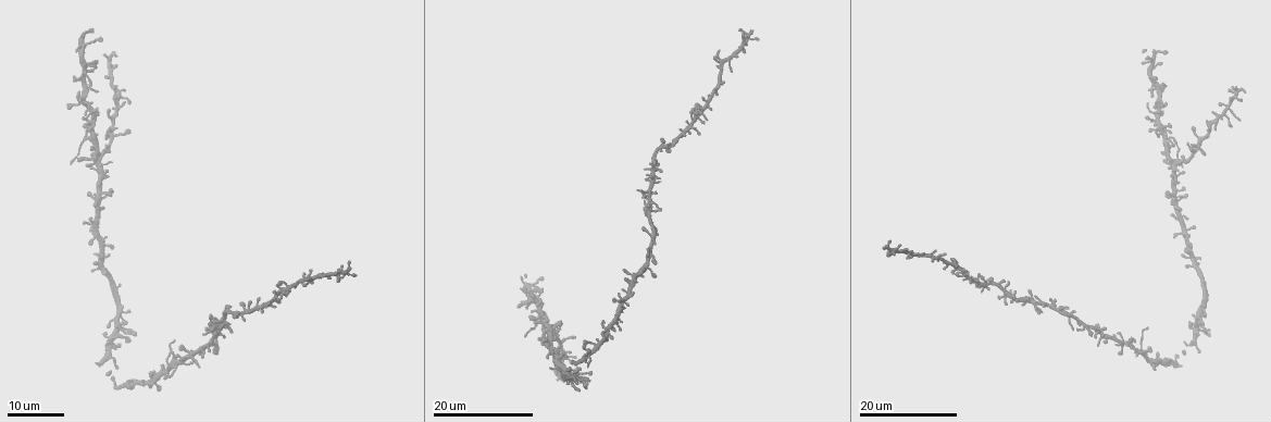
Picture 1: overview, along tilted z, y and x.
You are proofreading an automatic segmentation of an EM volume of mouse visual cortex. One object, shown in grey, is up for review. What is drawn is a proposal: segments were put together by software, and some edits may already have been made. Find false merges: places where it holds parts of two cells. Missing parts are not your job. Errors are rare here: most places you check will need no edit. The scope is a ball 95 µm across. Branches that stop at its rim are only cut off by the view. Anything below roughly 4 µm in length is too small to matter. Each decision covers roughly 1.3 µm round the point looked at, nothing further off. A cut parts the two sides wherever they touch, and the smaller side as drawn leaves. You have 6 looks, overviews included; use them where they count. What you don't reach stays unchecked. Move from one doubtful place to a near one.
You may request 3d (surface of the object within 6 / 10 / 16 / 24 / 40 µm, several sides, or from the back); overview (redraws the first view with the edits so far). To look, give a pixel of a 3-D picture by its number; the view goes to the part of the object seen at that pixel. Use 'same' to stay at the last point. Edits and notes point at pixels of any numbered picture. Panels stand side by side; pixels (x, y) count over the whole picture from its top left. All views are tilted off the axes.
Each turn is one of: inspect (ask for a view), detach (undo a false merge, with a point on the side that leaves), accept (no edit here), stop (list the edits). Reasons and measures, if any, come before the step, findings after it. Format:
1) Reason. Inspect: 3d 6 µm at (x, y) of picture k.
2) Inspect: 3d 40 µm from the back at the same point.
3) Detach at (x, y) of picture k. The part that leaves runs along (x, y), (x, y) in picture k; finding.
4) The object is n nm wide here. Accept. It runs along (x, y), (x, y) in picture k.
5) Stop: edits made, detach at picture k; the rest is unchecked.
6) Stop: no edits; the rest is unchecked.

Thin arm on a thick one. Inspect: 3d 24 µm at (624, 299) of picture 1.

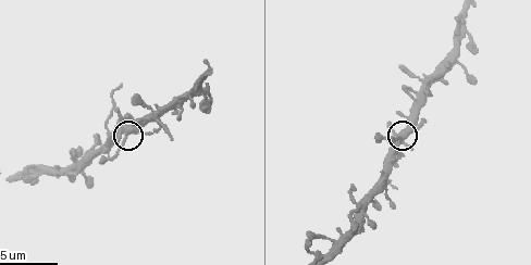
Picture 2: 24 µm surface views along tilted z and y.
Zoom in. Inspect: 3d 10 µm at (399, 138) of picture 2.

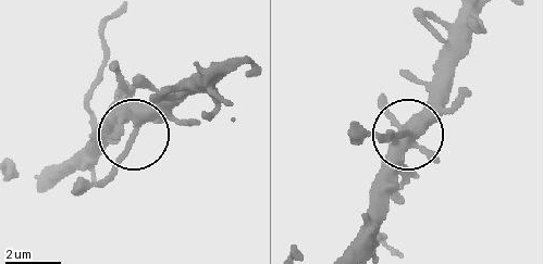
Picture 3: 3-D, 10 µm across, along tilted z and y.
5 arms meet here. Accept. It runs along (51, 173), (120, 123), (133, 138), (102, 186) in picture 3; all the same cell.

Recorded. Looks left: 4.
Small branch off a trunk. Inspect: 3d 6 µm at (384, 182) of picture 2.

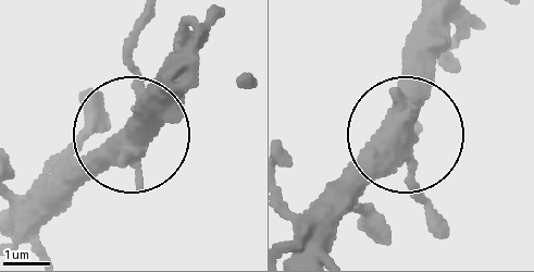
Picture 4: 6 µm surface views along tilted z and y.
The side arm is 6 µm long; 5 arms meet here. Accept. One cell here.

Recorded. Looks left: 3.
Four-way junction. Inspect: 3d 24 µm at (1168, 138) of picture 1.

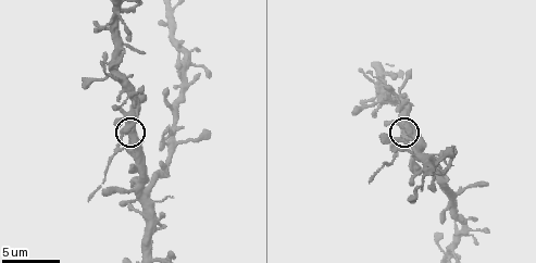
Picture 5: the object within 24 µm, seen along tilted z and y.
Inspect: 3d 10 µm at (130, 134) of picture 5.

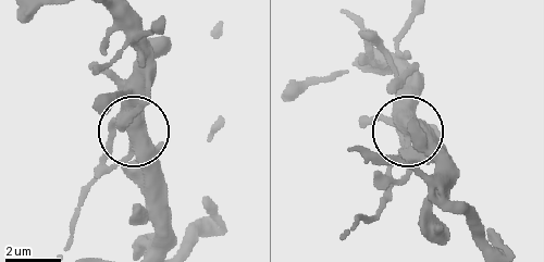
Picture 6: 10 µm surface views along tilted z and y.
4 arms meet here. Accept. Continuous, no second cell.

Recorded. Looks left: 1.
Stop: no edits; the rest is unchecked.

